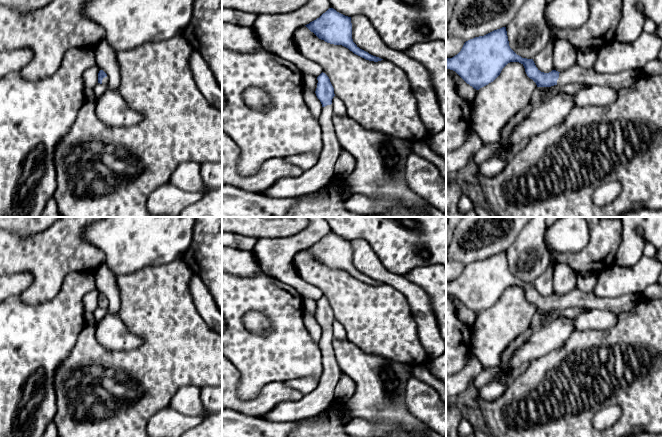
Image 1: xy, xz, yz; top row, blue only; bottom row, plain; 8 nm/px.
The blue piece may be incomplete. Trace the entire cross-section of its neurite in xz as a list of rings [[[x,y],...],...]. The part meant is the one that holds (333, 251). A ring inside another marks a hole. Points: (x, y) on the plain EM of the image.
[[[329,232],[319,242],[305,250],[319,263],[330,268],[342,269],[366,284],[374,286],[383,284],[360,273],[353,266],[351,241],[345,240],[333,232]]]

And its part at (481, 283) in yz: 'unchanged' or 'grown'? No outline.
grown

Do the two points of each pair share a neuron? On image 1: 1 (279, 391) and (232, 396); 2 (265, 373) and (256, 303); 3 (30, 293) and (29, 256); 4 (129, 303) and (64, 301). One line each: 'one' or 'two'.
1: one
2: one
3: one
4: two

